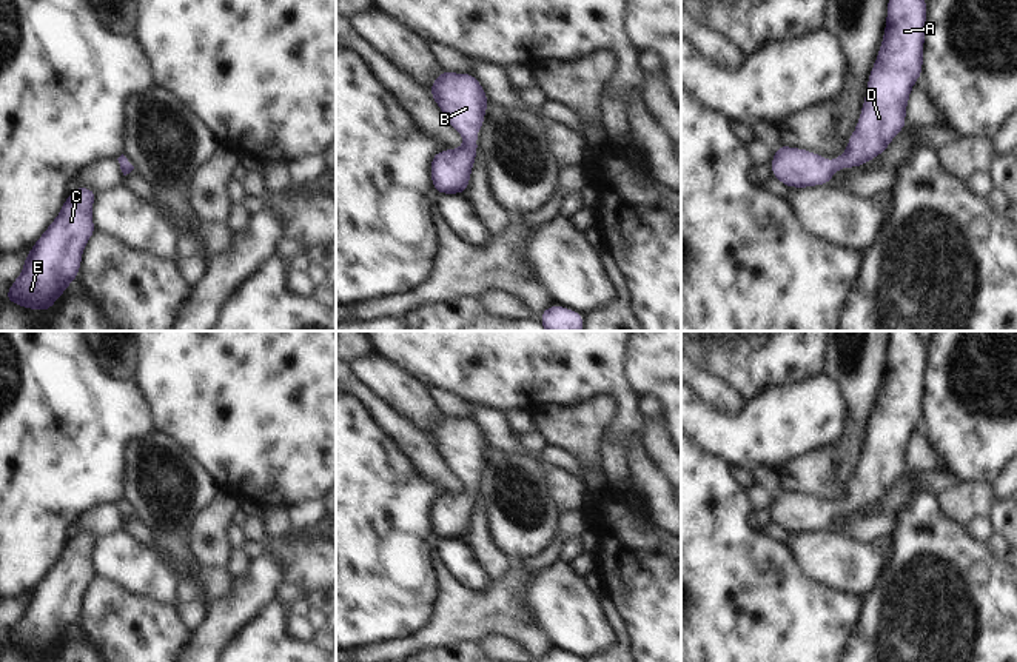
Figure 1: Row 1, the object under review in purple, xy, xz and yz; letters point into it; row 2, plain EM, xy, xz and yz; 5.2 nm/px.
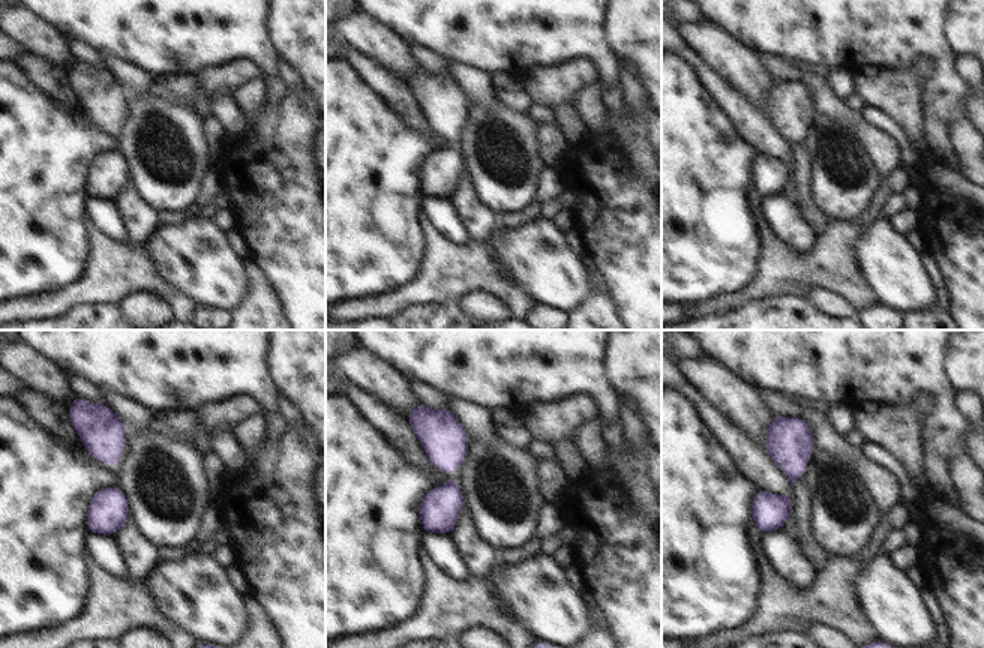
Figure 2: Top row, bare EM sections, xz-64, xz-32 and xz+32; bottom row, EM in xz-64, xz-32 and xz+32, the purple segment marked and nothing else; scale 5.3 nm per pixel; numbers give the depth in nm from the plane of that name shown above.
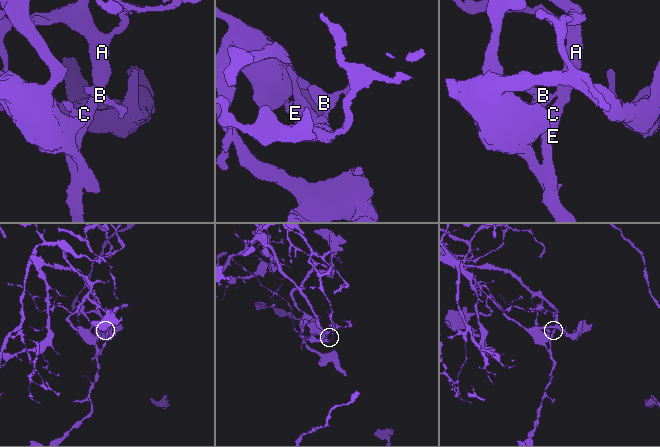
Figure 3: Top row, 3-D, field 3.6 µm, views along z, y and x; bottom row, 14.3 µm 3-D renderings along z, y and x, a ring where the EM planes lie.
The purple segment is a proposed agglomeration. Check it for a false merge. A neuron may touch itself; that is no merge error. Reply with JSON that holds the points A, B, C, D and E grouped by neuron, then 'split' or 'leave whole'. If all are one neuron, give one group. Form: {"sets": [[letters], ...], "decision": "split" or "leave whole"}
{"sets": [["A", "B", "C", "D", "E"]], "decision": "leave whole"}

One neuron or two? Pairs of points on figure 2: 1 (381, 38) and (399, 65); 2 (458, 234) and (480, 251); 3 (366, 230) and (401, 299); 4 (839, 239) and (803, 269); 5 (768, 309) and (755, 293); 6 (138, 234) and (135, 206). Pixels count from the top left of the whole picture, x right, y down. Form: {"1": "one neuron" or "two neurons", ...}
{"1": "one neuron", "2": "two neurons", "3": "two neurons", "4": "one neuron", "5": "two neurons", "6": "one neuron"}

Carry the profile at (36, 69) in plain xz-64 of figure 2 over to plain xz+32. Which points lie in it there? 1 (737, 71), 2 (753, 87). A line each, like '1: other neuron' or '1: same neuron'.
1: other neuron
2: other neuron

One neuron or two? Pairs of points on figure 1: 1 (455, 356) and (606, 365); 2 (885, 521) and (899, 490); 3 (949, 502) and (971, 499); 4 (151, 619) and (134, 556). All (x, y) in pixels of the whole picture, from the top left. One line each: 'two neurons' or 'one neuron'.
1: one neuron
2: two neurons
3: one neuron
4: two neurons

